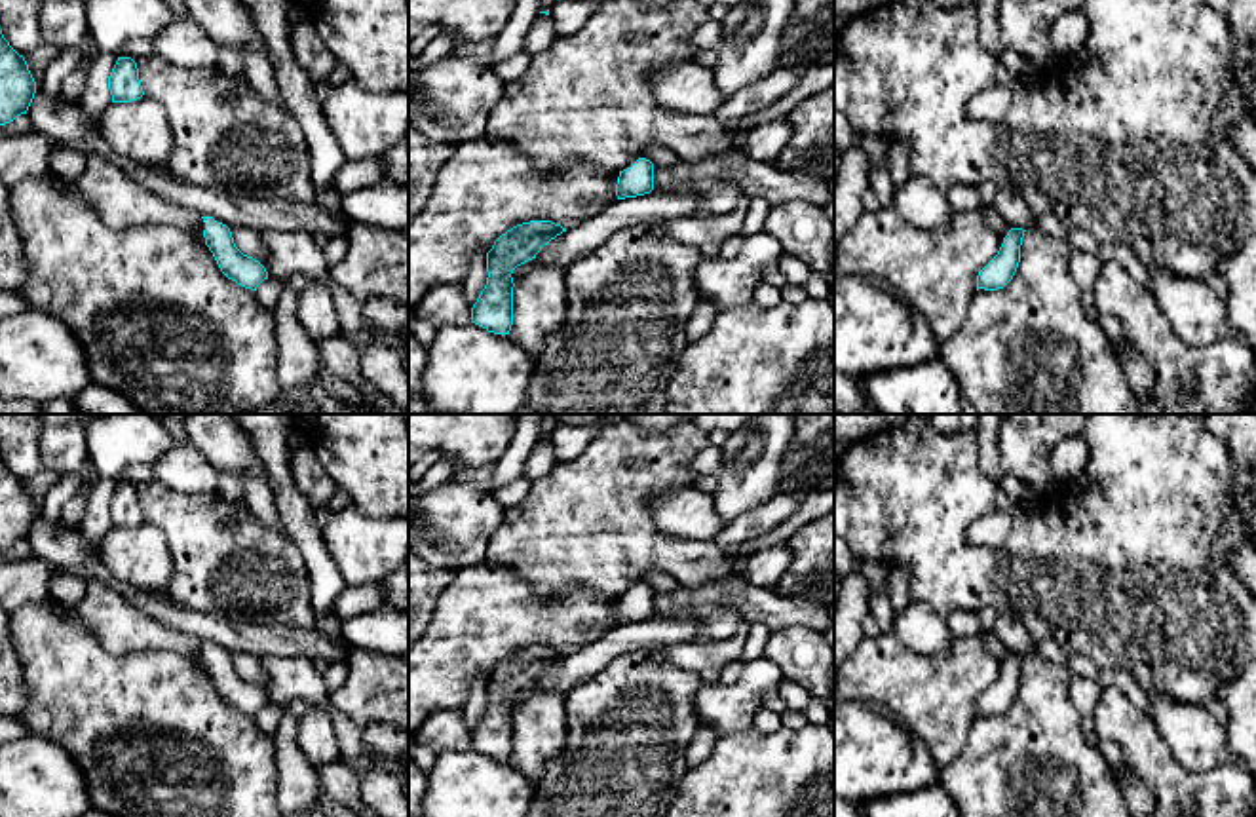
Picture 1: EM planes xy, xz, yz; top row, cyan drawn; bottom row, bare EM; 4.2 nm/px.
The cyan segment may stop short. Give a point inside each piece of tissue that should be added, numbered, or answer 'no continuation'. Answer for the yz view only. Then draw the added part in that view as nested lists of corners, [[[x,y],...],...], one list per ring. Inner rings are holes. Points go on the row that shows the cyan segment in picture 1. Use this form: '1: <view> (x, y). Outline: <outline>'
no continuation

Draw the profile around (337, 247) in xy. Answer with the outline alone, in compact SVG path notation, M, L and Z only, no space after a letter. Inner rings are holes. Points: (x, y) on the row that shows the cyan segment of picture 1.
M333 236L329 243L323 247L323 256L327 264L333 268L346 256L348 249L350 249L350 243L346 238Z

